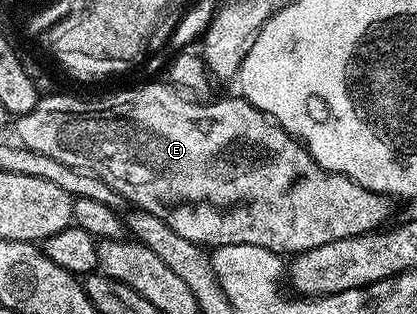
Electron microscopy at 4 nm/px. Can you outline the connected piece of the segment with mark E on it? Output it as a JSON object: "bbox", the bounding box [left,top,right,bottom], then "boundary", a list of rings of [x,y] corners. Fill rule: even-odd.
{"bbox":[16,81,395,255],"boundary":[[[153,81],[150,85],[137,85],[134,89],[121,89],[118,93],[109,93],[106,97],[99,98],[98,101],[84,101],[81,97],[68,97],[65,91],[60,91],[51,97],[41,97],[31,112],[16,118],[16,140],[26,145],[31,151],[43,151],[43,155],[51,155],[51,159],[59,159],[59,163],[67,163],[67,167],[85,169],[88,173],[99,175],[103,183],[115,187],[115,191],[125,196],[130,206],[154,213],[159,219],[163,219],[163,223],[167,223],[167,227],[171,227],[171,231],[179,231],[183,239],[191,239],[202,247],[247,243],[255,247],[267,247],[267,251],[275,251],[282,255],[296,255],[306,253],[315,247],[323,247],[323,243],[358,237],[364,233],[380,230],[386,224],[384,221],[392,215],[393,205],[395,205],[394,198],[386,197],[383,193],[367,191],[359,187],[359,183],[347,179],[343,174],[329,173],[323,167],[319,167],[319,163],[313,161],[312,155],[296,137],[292,137],[283,126],[272,121],[266,113],[256,109],[244,97],[234,95],[234,97],[221,97],[218,101],[190,99],[172,84],[164,84],[160,85],[159,82]]]}

